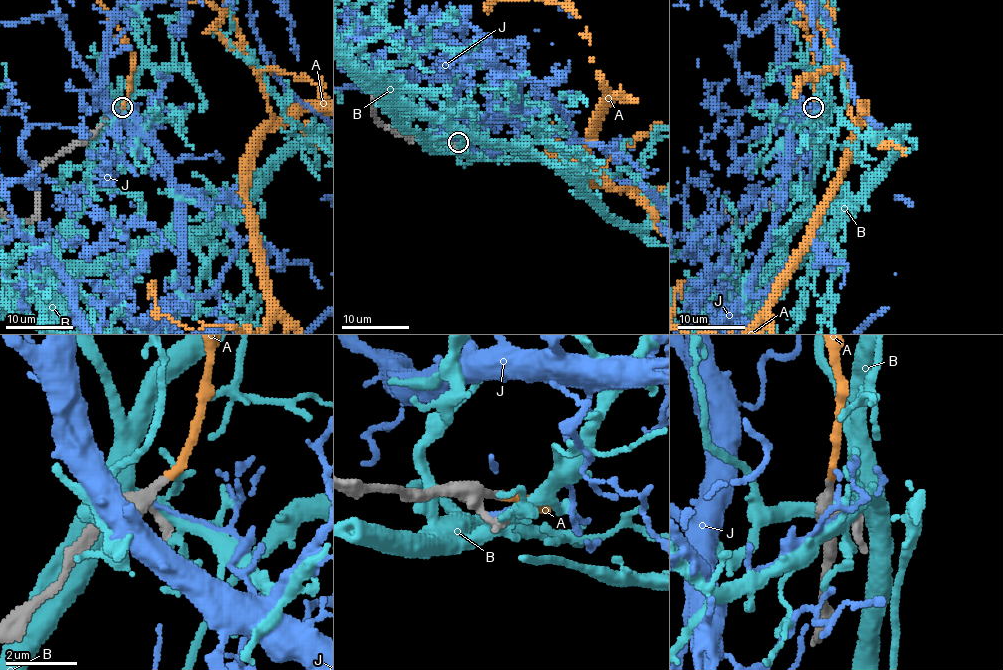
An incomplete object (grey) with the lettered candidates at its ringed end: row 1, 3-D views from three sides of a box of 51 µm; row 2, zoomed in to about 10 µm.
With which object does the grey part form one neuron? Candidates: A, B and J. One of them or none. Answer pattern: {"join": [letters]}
{"join": ["A"]}

